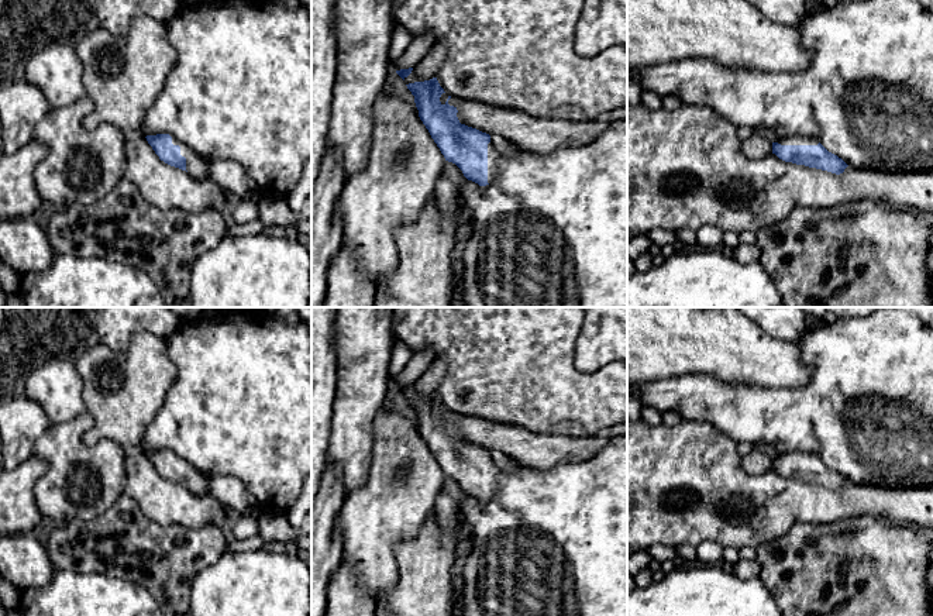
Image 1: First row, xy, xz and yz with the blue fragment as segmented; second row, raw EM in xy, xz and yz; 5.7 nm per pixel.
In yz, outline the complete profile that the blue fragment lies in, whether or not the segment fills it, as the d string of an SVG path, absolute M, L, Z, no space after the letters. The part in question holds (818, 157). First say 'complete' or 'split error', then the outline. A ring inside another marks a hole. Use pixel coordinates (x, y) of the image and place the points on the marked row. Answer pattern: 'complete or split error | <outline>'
split error | M779 137L772 142L772 154L785 162L827 171L836 175L848 166L841 158L829 152L819 141L801 137Z

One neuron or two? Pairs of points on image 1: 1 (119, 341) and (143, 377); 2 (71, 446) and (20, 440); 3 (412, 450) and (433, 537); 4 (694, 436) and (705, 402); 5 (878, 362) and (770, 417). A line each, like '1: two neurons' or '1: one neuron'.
1: two neurons
2: two neurons
3: two neurons
4: two neurons
5: one neuron

